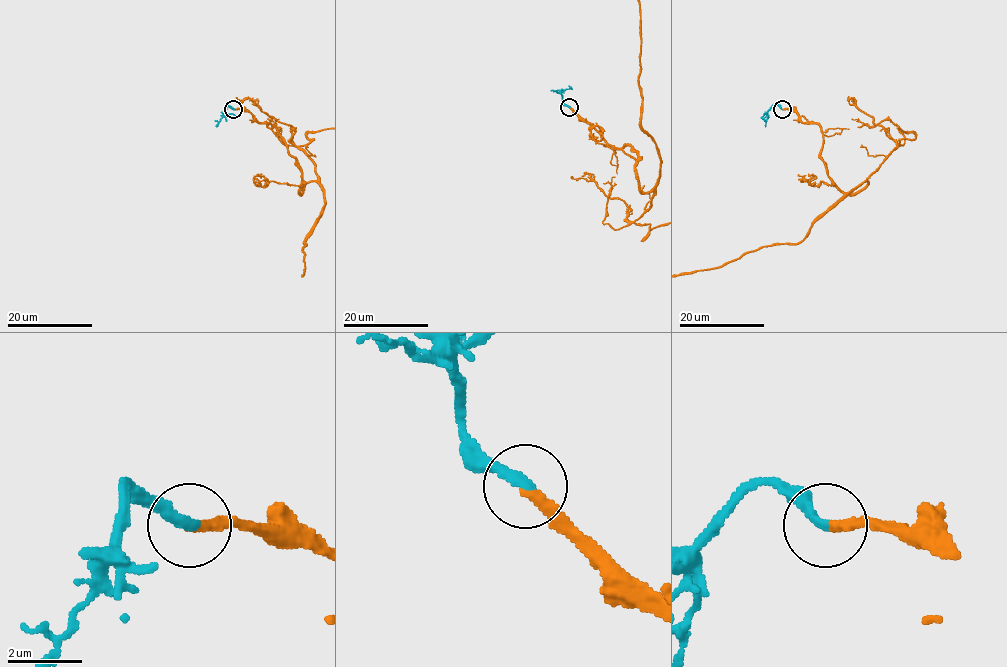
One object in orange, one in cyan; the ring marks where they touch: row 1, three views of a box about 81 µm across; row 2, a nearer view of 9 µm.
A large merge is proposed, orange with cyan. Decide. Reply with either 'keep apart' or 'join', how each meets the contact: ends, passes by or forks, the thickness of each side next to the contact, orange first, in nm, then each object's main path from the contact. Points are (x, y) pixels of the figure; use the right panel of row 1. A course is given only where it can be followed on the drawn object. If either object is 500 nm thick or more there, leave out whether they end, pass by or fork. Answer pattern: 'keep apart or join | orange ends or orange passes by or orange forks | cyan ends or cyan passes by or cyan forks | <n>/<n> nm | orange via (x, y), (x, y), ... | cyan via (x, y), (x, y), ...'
join | orange ends | cyan ends | 260/280 nm | cyan via (782, 109), (775, 104), (767, 112), (765, 126)

